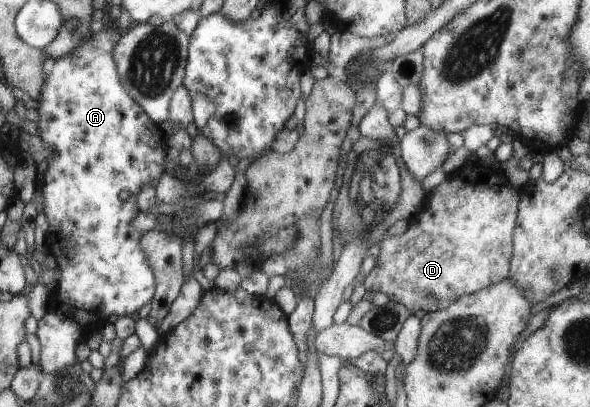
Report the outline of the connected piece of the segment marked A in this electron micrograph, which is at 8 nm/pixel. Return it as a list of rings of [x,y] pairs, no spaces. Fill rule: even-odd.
[[[106,18],[98,31],[91,33],[87,38],[82,38],[71,52],[59,58],[49,58],[50,61],[46,61],[46,65],[41,65],[42,69],[46,69],[46,85],[41,85],[41,93],[35,99],[37,105],[35,124],[39,131],[37,136],[53,150],[53,156],[46,159],[47,168],[42,177],[41,205],[48,224],[45,232],[46,249],[50,255],[54,256],[59,268],[55,291],[48,296],[47,310],[37,320],[35,330],[40,347],[39,371],[42,373],[56,375],[56,372],[64,371],[65,367],[74,365],[74,357],[78,357],[78,345],[82,345],[82,342],[86,342],[87,338],[90,337],[91,333],[86,335],[86,329],[94,329],[94,327],[106,329],[106,322],[117,314],[122,315],[136,311],[140,315],[144,315],[148,309],[148,301],[154,295],[153,269],[140,245],[140,233],[143,231],[138,229],[138,213],[142,213],[142,205],[138,205],[138,193],[142,193],[142,189],[146,189],[146,183],[156,185],[157,181],[162,181],[162,177],[166,177],[166,161],[170,161],[170,133],[166,133],[166,125],[152,121],[149,114],[137,104],[137,101],[133,100],[133,97],[130,97],[130,94],[121,84],[114,61],[114,51],[123,31],[116,27],[115,22]]]

